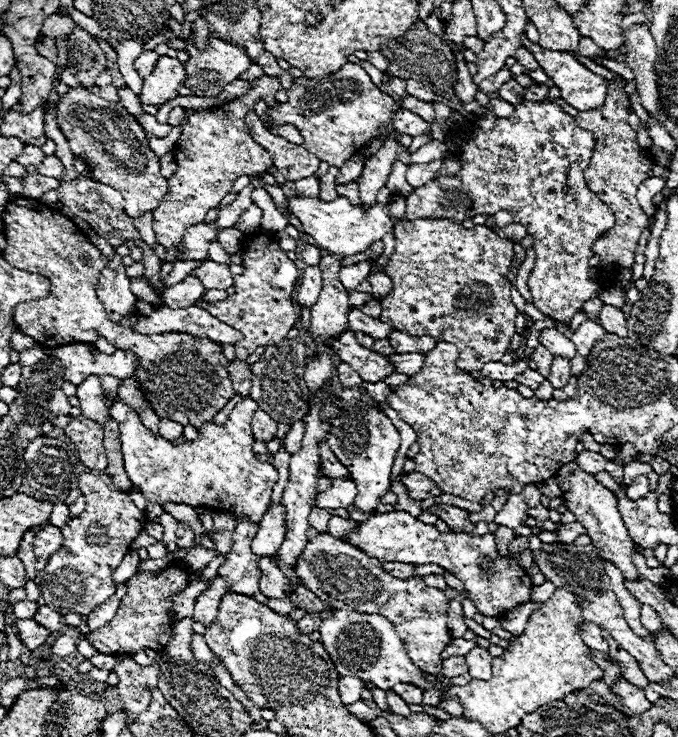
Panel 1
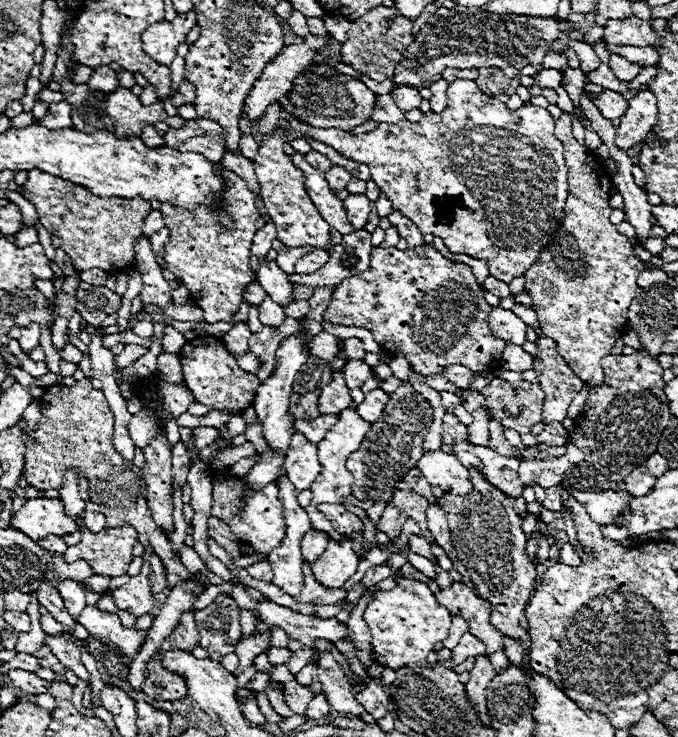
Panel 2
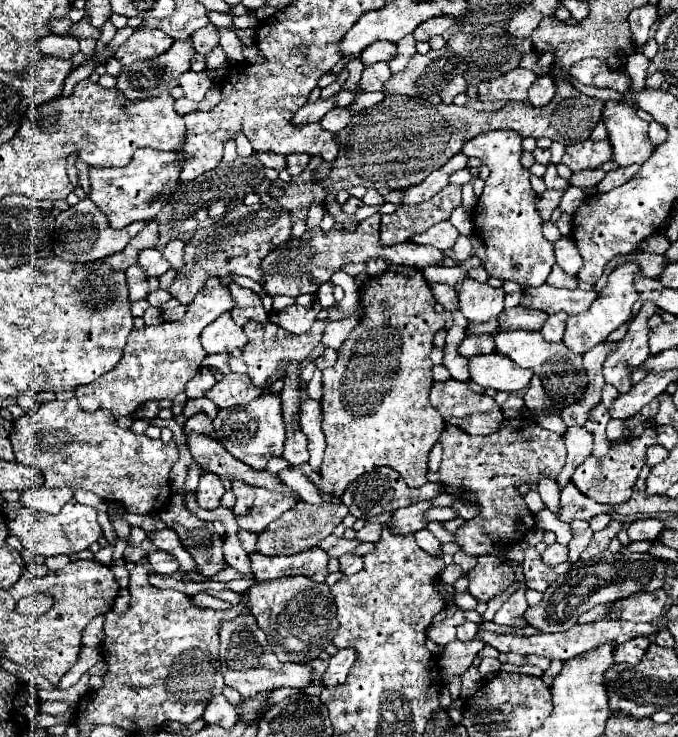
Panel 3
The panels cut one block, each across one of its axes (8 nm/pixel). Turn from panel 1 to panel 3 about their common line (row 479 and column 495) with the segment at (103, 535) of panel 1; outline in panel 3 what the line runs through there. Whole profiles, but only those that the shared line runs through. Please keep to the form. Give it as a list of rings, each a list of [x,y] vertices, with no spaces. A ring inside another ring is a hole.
[[[516,68],[496,80],[480,82],[478,94],[482,100],[526,100],[530,84],[536,80],[536,74],[526,68]]]

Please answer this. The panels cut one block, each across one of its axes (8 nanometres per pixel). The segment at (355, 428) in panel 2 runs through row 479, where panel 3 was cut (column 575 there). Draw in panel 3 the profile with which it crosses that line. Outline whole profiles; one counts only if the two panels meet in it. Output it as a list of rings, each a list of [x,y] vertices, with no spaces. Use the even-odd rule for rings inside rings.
[[[628,262],[628,264],[618,266],[618,268],[608,276],[608,282],[606,282],[606,286],[600,290],[598,300],[596,300],[584,314],[580,314],[580,316],[570,316],[570,318],[568,318],[566,332],[564,332],[564,344],[566,344],[572,352],[578,352],[578,354],[588,352],[588,350],[594,348],[598,342],[604,342],[616,328],[620,328],[622,324],[626,324],[626,322],[630,320],[632,304],[638,300],[638,298],[636,298],[634,284],[632,284],[632,278],[634,278],[636,272],[640,272],[640,268],[638,268],[638,264],[634,264],[634,262]]]

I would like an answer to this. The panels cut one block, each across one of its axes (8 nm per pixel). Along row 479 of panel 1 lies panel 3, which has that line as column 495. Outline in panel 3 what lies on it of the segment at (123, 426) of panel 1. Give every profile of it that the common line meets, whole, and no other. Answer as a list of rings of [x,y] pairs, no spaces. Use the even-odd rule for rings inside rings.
[[[492,130],[492,132],[484,132],[478,134],[476,138],[468,140],[462,146],[462,152],[468,156],[478,156],[488,168],[490,168],[490,176],[486,180],[484,192],[478,200],[478,206],[474,210],[474,226],[476,226],[476,234],[480,236],[480,240],[486,244],[486,272],[492,278],[500,278],[500,280],[512,280],[518,282],[520,286],[526,288],[536,288],[542,286],[554,266],[554,248],[552,242],[548,242],[542,236],[542,220],[538,216],[536,210],[536,192],[530,186],[530,170],[526,170],[520,164],[520,154],[522,154],[522,136],[518,136],[518,132],[512,130]]]

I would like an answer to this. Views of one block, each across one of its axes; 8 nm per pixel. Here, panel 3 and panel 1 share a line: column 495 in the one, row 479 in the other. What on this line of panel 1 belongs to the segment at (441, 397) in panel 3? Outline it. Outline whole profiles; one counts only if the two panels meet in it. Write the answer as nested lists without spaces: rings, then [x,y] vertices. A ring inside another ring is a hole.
[[[402,472],[402,484],[406,486],[406,492],[412,500],[426,500],[432,496],[442,494],[442,490],[436,486],[436,482],[432,482],[432,478],[420,474],[420,472]]]

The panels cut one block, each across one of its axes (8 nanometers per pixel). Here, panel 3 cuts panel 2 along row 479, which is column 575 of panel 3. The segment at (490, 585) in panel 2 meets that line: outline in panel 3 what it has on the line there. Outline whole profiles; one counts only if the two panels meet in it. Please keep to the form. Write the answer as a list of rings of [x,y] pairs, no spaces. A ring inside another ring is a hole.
[[[650,426],[638,438],[630,438],[630,440],[612,444],[604,458],[588,456],[572,474],[572,482],[576,484],[576,488],[580,488],[582,494],[586,494],[588,498],[592,498],[600,504],[624,504],[630,500],[636,478],[638,478],[642,466],[646,464],[646,450],[654,444],[656,444],[656,428]]]

